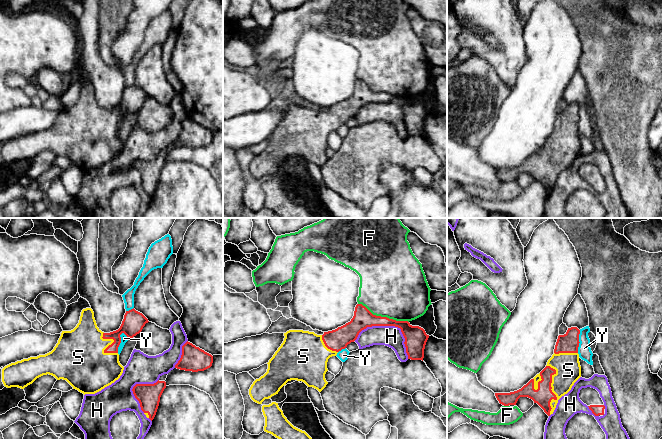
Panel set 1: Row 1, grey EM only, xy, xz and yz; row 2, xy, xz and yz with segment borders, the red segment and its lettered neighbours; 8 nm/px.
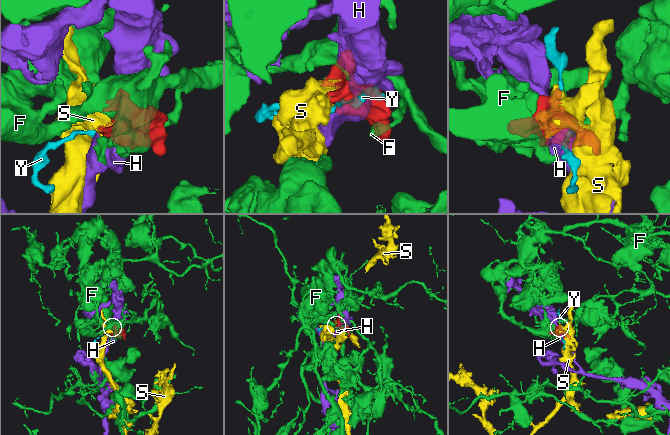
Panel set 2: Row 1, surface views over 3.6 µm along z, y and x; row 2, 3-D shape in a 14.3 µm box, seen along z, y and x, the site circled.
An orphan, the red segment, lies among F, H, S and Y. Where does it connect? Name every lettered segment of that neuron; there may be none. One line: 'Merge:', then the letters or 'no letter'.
Merge: S

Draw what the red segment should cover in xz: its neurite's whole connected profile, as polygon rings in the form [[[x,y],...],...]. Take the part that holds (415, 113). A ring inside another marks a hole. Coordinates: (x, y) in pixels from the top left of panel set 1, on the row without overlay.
[[[357,80],[350,98],[324,108],[323,111],[303,106],[289,106],[284,109],[283,119],[267,139],[267,148],[251,161],[251,175],[262,180],[265,175],[278,170],[291,156],[302,157],[308,163],[321,168],[328,160],[325,155],[328,135],[354,118],[362,106],[372,102],[400,104],[405,114],[408,135],[423,137],[429,114],[423,104],[412,102],[408,97],[373,91],[365,82]]]

